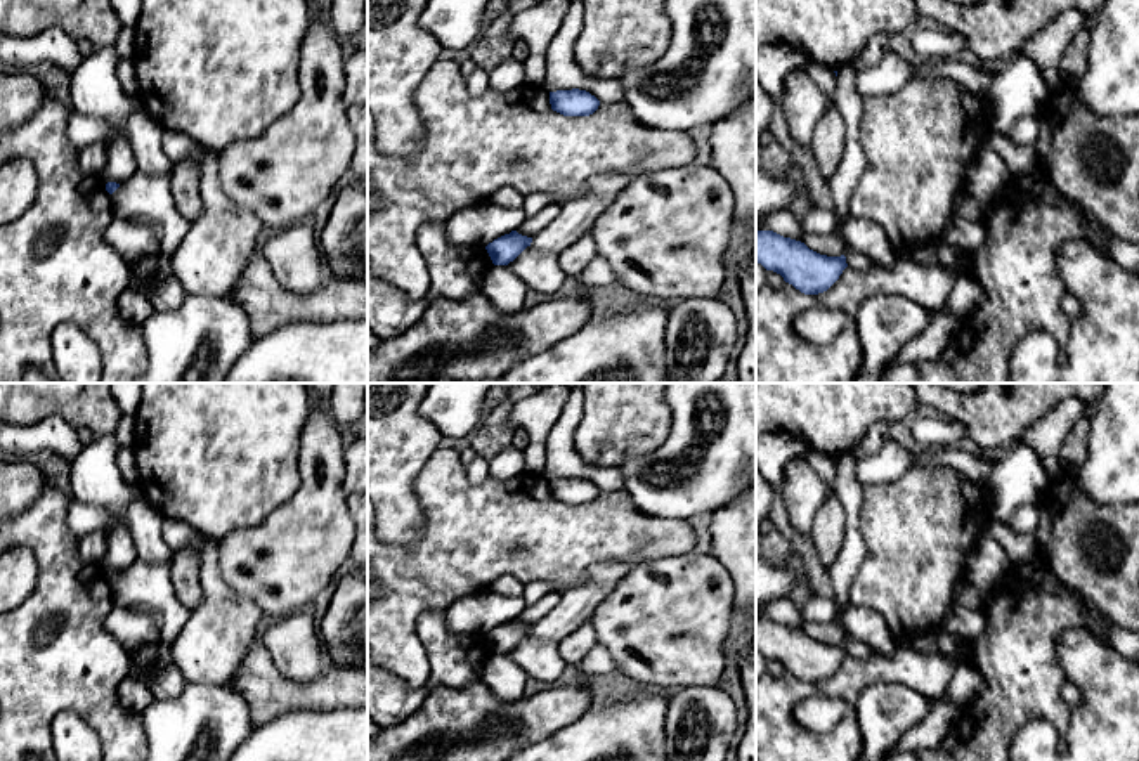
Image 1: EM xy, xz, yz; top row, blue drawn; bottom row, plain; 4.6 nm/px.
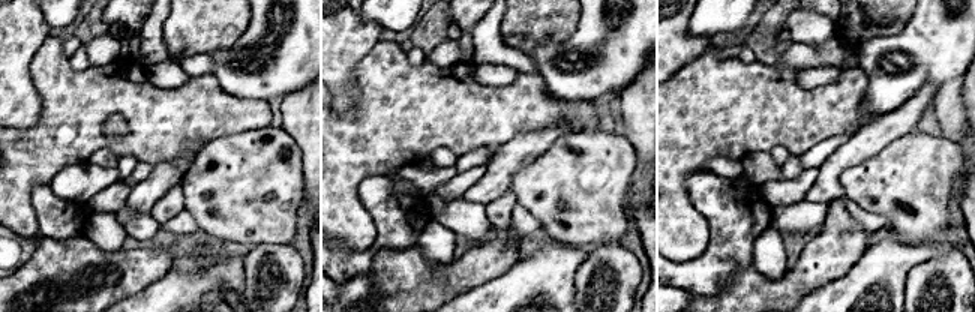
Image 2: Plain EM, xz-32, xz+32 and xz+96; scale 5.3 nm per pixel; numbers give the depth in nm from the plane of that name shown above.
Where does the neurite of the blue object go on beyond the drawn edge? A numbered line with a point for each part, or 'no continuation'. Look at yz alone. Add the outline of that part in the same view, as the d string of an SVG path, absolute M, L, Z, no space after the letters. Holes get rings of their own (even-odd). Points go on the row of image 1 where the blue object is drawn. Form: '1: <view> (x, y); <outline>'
no continuation

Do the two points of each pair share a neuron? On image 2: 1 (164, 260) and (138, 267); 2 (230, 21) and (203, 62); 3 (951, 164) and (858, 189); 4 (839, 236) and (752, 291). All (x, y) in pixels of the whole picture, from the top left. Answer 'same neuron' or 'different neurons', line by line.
1: same neuron
2: different neurons
3: same neuron
4: same neuron

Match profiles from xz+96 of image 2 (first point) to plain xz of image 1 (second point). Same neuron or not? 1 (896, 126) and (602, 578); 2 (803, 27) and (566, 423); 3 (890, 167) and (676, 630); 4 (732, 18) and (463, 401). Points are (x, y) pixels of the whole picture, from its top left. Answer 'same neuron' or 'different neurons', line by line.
1: same neuron
2: same neuron
3: same neuron
4: same neuron

